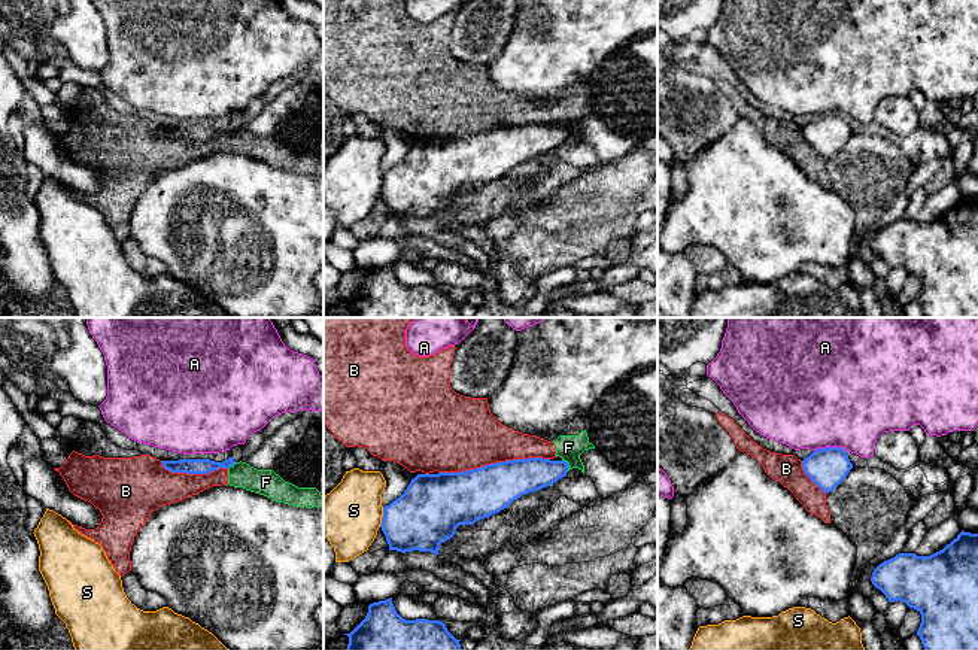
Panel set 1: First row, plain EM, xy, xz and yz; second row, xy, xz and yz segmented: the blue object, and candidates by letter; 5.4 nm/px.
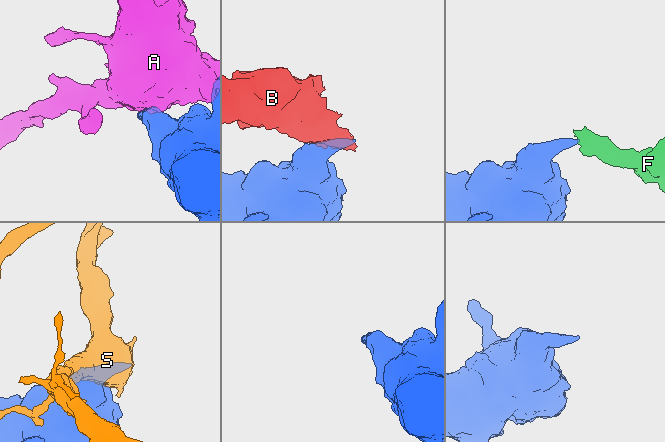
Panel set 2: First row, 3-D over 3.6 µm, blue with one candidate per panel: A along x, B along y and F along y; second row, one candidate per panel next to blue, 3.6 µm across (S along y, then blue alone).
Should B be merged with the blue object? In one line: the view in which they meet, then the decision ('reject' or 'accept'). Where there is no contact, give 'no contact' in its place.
xz | reject

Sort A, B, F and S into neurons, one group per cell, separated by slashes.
A / B F / S

